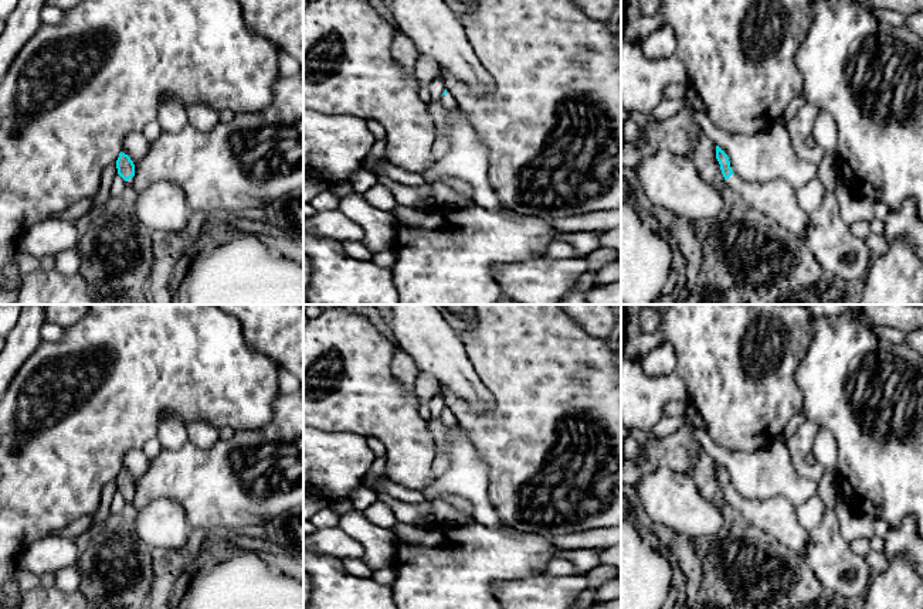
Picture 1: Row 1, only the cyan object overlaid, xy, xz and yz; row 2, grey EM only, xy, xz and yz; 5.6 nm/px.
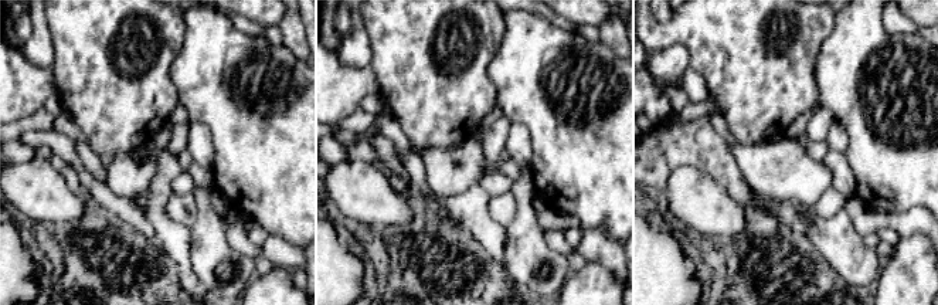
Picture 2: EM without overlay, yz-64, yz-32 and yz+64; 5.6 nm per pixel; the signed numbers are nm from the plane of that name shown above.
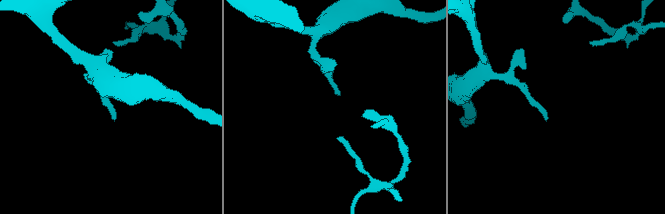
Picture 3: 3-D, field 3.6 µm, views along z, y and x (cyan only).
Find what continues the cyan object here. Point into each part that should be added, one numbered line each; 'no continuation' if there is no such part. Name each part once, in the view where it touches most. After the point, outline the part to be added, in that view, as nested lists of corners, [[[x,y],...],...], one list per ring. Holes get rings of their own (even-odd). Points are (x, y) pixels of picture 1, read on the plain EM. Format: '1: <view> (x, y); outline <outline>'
1: yz (776, 516); outline [[[732,491],[726,497],[726,503],[727,508],[742,513],[750,523],[774,535],[801,558],[805,558],[810,533],[800,525],[795,507],[788,499],[780,496],[764,501],[746,500]]]

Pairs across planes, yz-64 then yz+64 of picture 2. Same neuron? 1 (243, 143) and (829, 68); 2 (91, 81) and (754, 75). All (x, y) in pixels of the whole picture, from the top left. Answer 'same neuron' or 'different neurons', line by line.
1: same neuron
2: same neuron

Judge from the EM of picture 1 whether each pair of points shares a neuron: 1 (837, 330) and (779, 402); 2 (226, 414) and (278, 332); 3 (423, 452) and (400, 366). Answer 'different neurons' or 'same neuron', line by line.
1: different neurons
2: different neurons
3: different neurons

